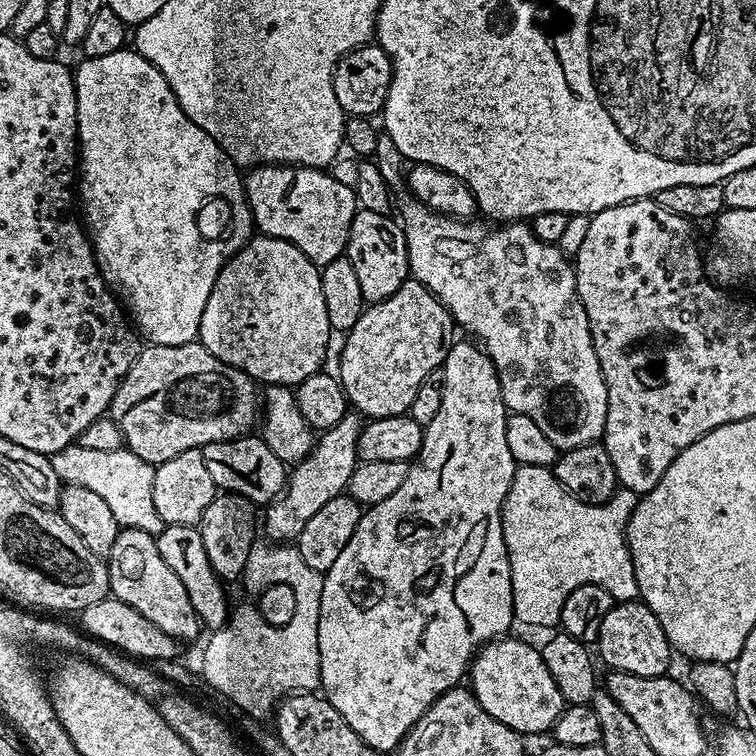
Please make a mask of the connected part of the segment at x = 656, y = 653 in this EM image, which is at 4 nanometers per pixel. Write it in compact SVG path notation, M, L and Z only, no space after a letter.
M639 599L613 603L610 614L602 620L599 648L599 659L604 659L609 669L646 678L665 675L674 657L672 643L666 638L658 618Z

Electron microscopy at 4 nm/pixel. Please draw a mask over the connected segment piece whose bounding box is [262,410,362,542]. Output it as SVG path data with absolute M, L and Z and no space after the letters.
M350 410L334 426L323 429L319 433L315 446L306 458L302 458L289 471L284 491L267 505L262 516L262 532L269 541L292 542L306 530L306 522L326 506L334 498L338 498L347 489L350 478L354 474L358 457L356 447L360 437L362 417L359 412Z

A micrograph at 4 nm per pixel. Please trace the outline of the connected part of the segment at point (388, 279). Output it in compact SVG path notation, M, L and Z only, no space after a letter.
M360 208L354 214L354 222L350 226L346 255L358 273L358 282L362 285L362 294L368 304L377 304L390 298L390 294L394 294L394 290L398 290L398 286L402 286L410 276L408 243L403 227L394 221L392 216L374 214L374 210Z

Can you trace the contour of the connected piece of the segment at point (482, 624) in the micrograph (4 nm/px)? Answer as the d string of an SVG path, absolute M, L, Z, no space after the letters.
M457 339L452 349L446 354L442 365L444 376L442 375L440 386L442 406L438 406L438 414L434 414L430 423L424 425L420 455L409 463L408 473L402 486L398 486L398 490L394 490L390 498L371 505L361 515L350 542L342 546L342 554L338 554L334 566L330 566L330 570L323 573L324 585L318 614L320 688L327 700L333 704L334 709L338 710L338 713L342 714L346 722L357 732L362 742L383 754L395 753L408 731L426 715L428 707L444 693L457 687L463 681L460 680L463 676L465 679L472 657L484 645L501 639L507 633L504 631L514 624L510 562L502 534L502 514L500 513L518 467L516 460L510 454L510 446L506 446L506 422L510 413L502 398L502 386L494 362L484 353L484 349L473 343L471 339L463 339Z

